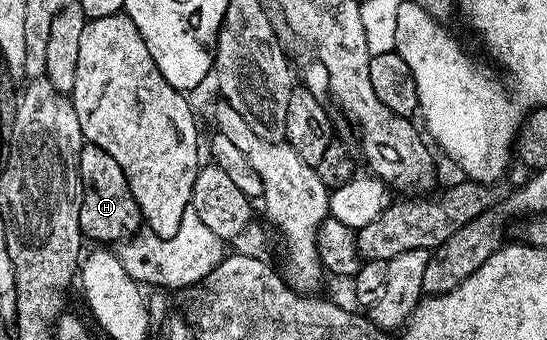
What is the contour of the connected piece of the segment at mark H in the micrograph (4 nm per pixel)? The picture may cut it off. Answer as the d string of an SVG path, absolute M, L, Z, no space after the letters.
M83 143L78 163L82 179L82 201L80 202L80 226L87 241L103 240L103 245L114 246L137 235L143 227L142 211L130 192L130 183L116 158L100 146Z

